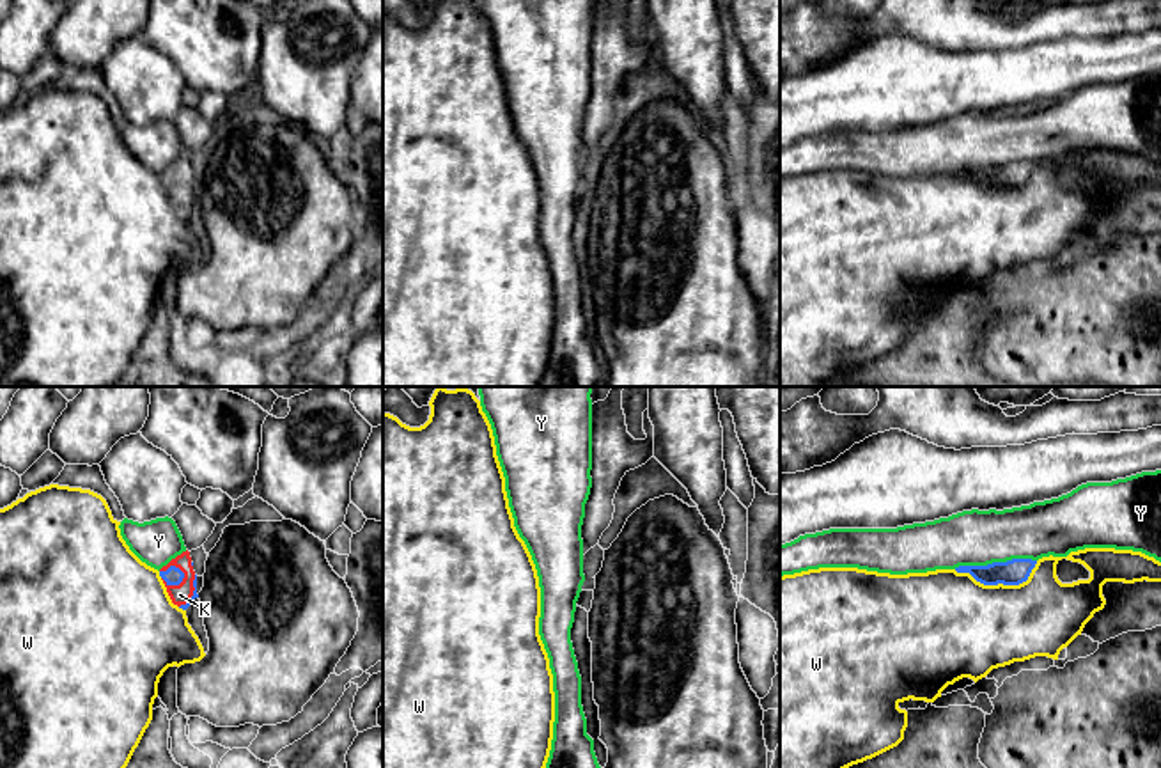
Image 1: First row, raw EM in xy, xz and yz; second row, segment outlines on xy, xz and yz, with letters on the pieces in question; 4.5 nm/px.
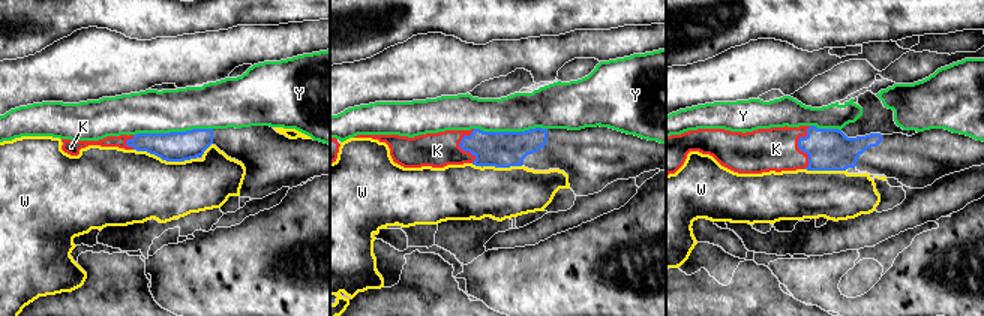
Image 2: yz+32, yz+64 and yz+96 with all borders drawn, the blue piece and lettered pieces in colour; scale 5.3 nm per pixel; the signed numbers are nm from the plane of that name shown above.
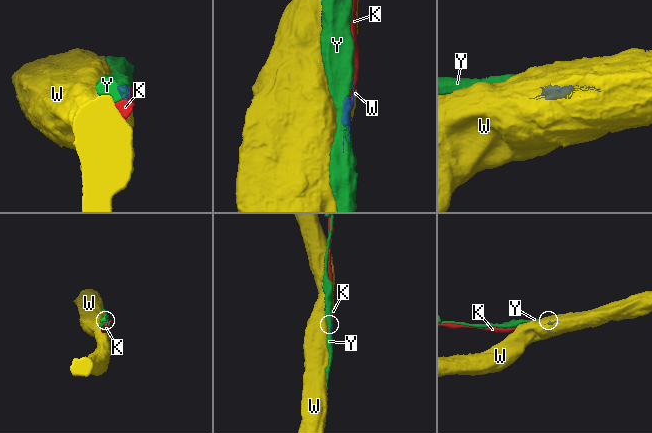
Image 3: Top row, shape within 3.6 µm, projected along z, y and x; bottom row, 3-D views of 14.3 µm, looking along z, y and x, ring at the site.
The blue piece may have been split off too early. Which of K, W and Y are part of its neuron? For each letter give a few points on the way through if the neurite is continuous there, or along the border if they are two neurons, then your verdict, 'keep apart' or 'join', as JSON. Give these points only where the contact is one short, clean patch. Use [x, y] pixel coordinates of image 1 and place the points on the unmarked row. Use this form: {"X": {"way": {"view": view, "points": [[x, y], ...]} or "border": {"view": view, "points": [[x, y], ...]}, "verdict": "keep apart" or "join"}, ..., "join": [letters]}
{"K": {"way": {"view": "xy", "points": [[172, 178], [174, 169], [183, 176], [179, 197]]}, "verdict": "join"}, "W": {"verdict": "keep apart"}, "Y": {"verdict": "keep apart"}, "join": ["K"]}

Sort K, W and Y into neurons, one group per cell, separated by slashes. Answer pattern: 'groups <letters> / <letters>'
groups K / W / Y

